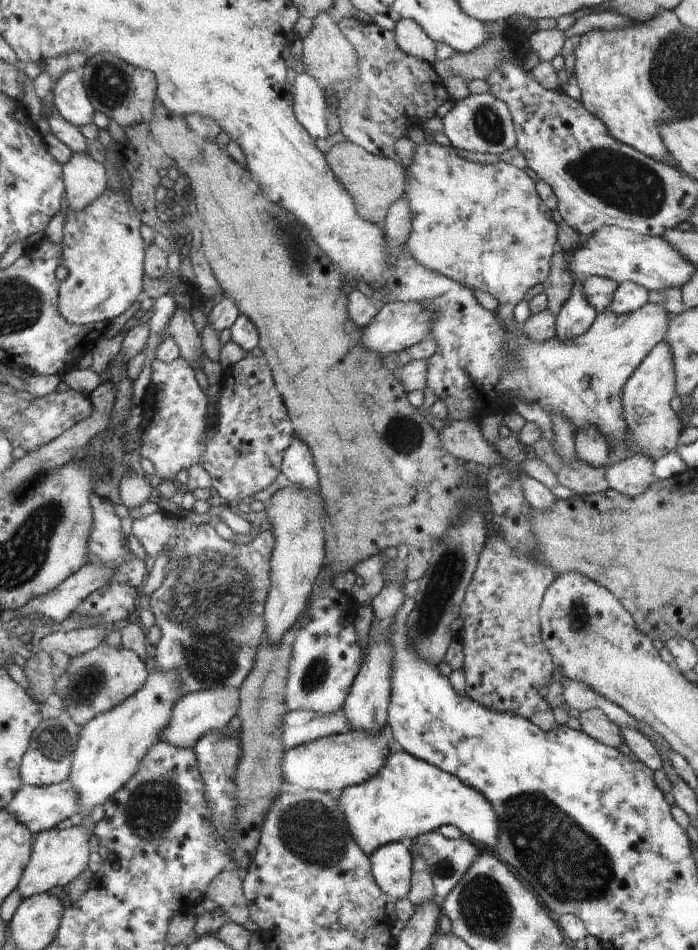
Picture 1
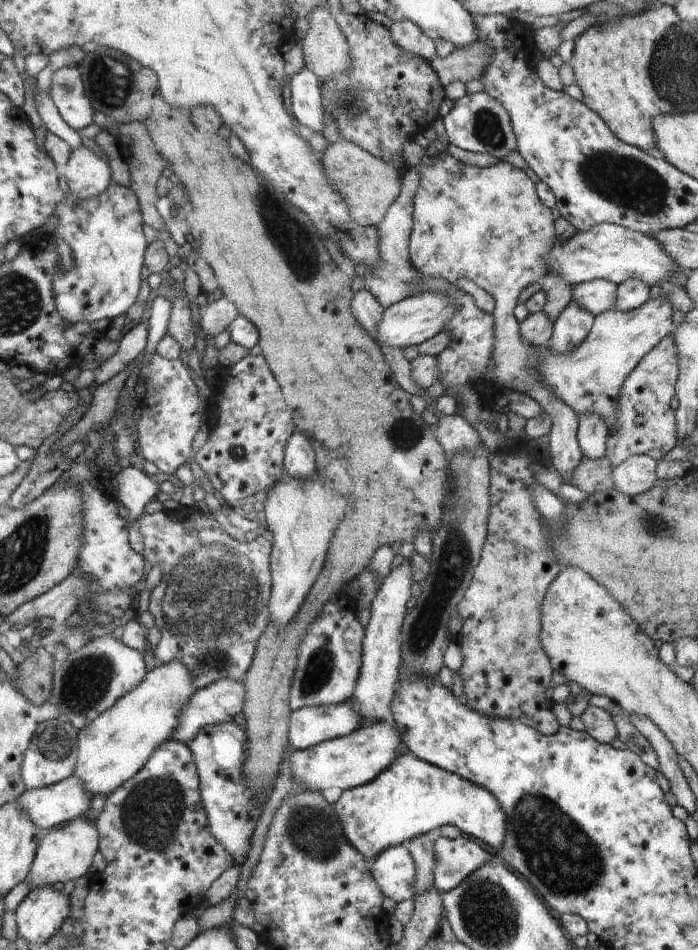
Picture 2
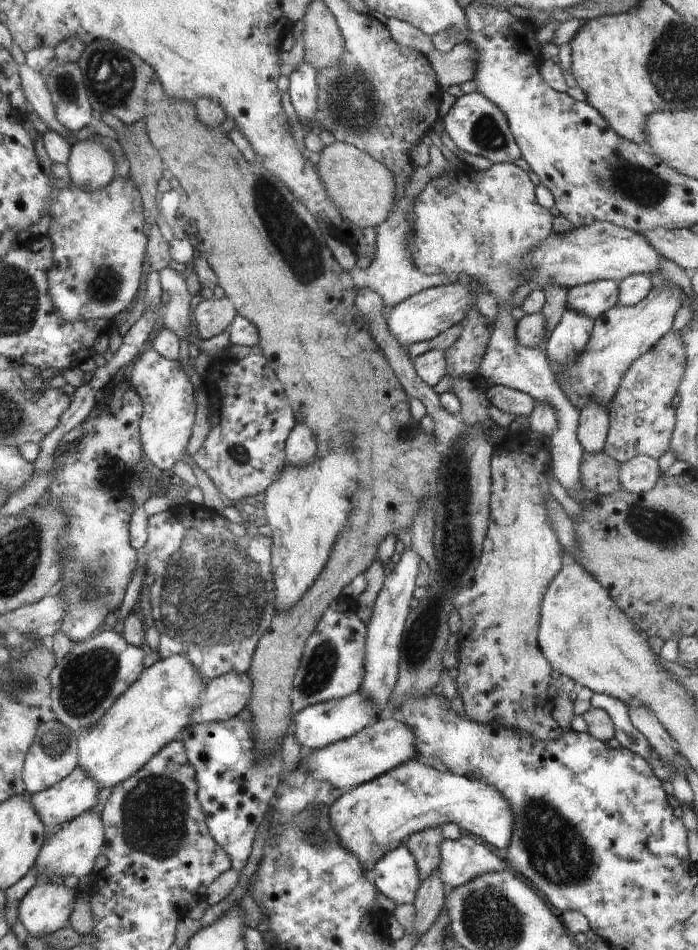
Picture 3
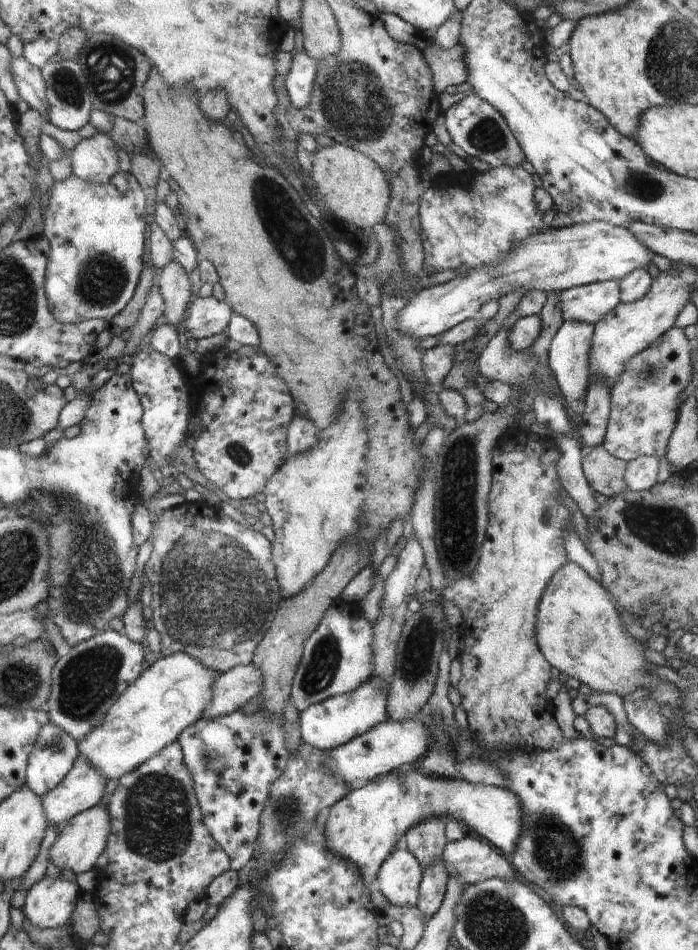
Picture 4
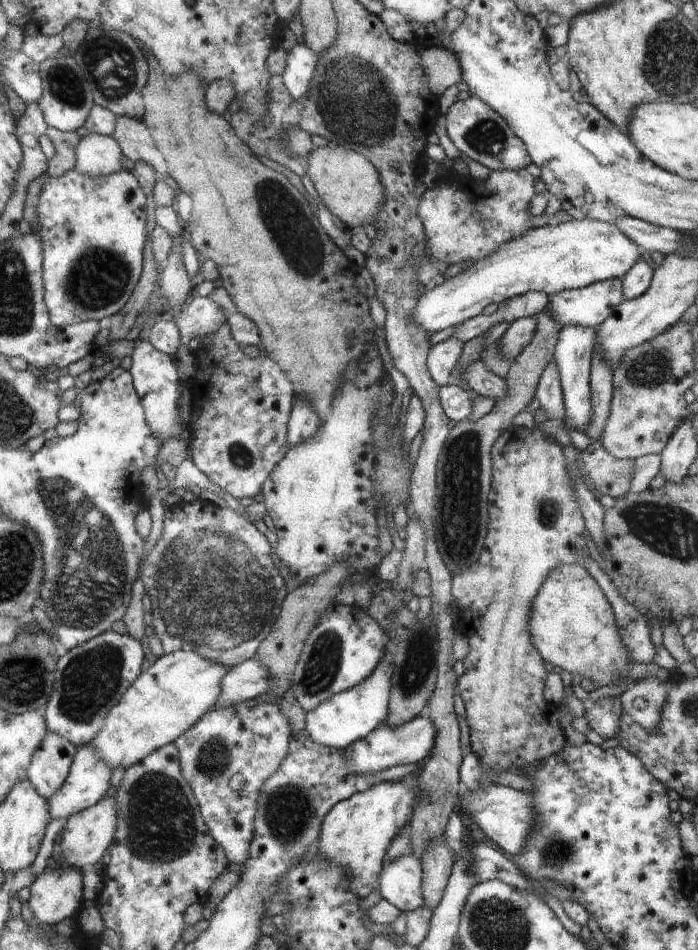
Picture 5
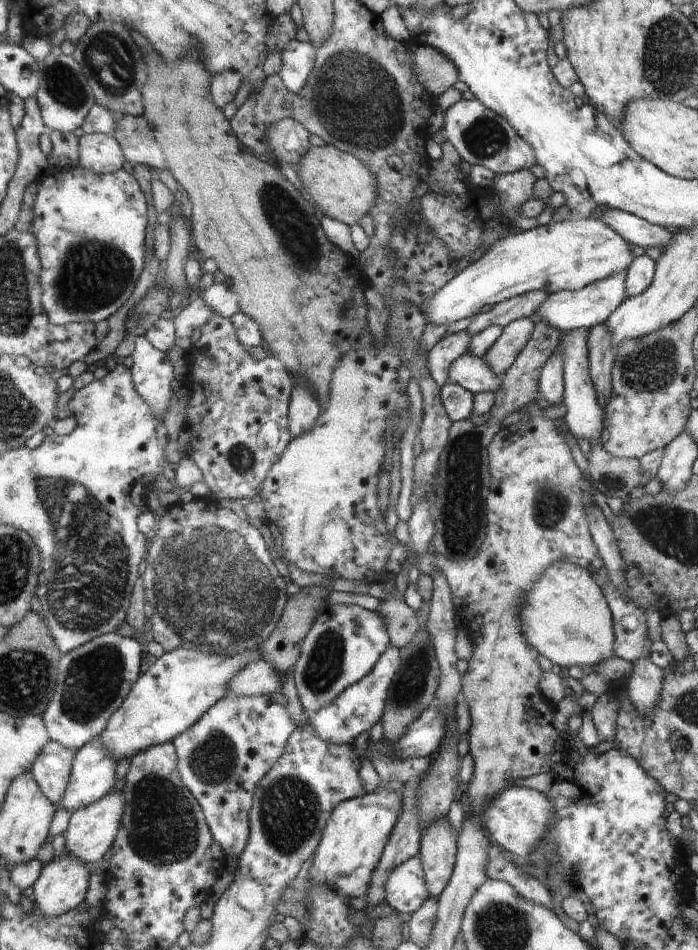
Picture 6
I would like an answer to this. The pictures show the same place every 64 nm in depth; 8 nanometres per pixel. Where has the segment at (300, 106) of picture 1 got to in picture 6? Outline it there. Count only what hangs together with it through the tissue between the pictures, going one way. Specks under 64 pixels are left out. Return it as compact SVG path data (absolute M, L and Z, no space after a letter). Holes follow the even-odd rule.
M294 39L281 53L282 68L278 74L285 91L298 94L310 78L316 64L316 48L310 41Z

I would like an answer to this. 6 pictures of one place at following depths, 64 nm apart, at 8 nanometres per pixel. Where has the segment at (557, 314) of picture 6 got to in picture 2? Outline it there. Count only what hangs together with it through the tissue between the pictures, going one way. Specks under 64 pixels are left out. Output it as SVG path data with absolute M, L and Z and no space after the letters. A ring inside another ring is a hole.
M593 279L583 285L575 285L572 290L572 300L580 302L595 316L604 314L615 307L618 301L618 286L605 279Z

